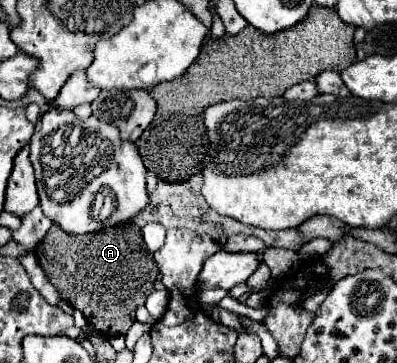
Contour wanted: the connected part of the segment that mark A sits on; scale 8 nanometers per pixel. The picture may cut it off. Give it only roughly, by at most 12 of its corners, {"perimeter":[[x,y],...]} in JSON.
{"perimeter":[[133,222],[53,224],[35,256],[105,336],[125,334],[159,274]]}

